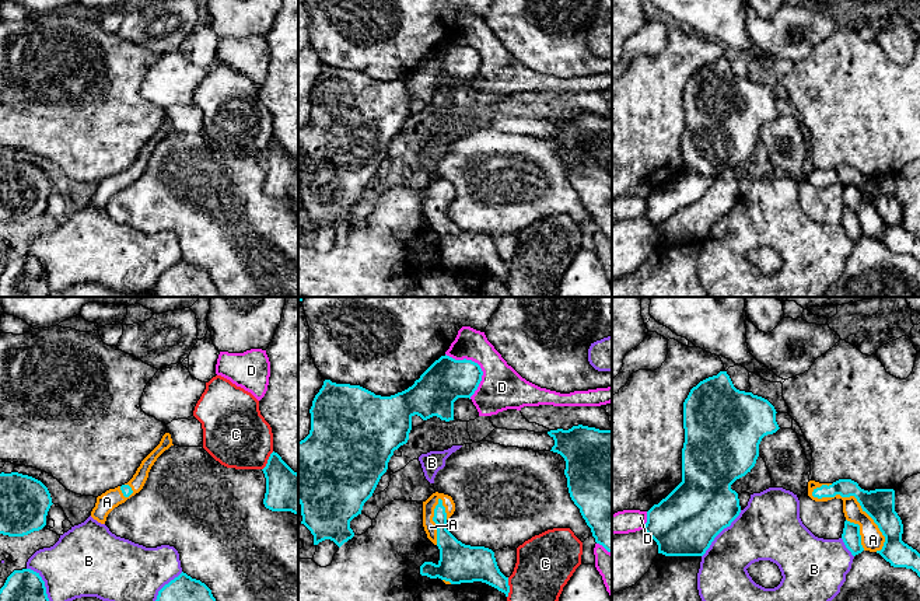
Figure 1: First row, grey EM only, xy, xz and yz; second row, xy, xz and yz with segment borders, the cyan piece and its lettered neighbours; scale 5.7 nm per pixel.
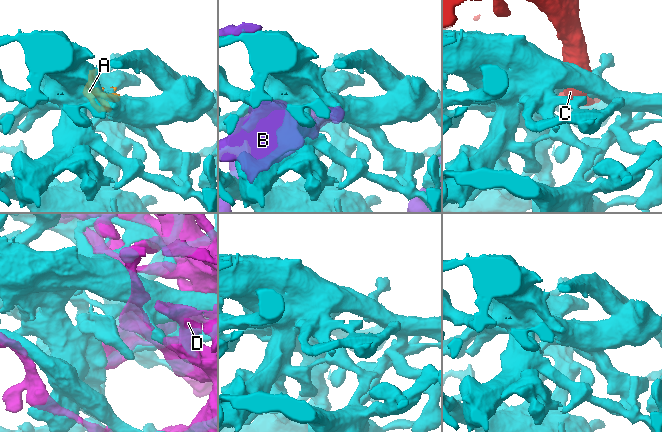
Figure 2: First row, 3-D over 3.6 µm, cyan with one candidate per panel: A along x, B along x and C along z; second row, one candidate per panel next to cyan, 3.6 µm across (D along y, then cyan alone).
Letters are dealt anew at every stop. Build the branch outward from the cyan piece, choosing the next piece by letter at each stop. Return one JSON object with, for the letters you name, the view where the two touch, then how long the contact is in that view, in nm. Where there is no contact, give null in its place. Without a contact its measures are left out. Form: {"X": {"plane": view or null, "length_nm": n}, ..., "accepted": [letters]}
{"A": {"plane": "yz", "length_nm": 550}, "accepted": ["A"]}

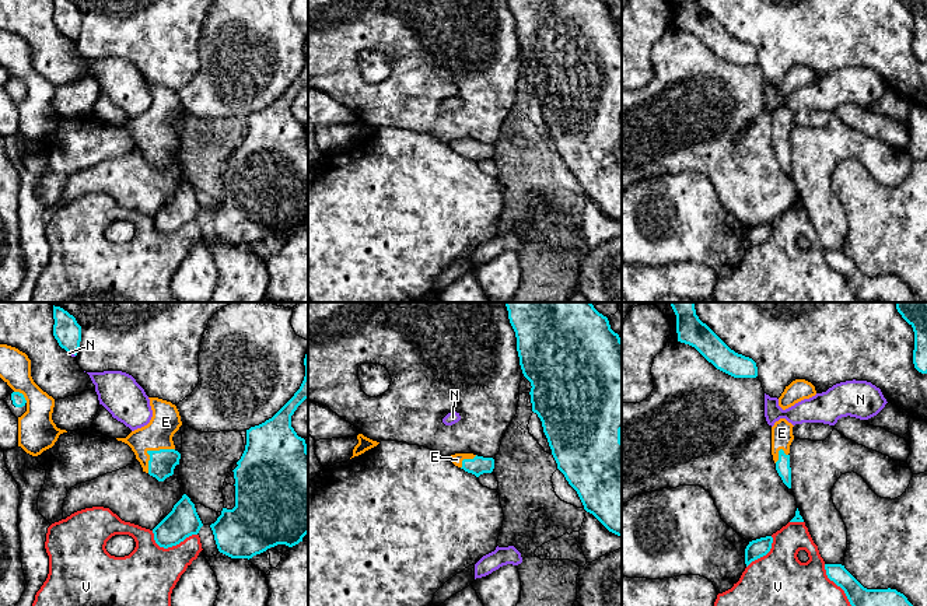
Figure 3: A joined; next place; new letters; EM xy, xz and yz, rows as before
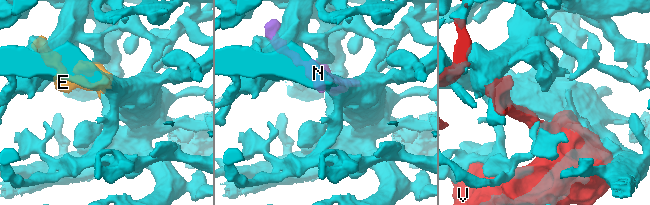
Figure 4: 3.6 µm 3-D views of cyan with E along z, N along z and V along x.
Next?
{"E": {"plane": "xy", "length_nm": 220}, "N": {"plane": "xy", "length_nm": 50}, "accepted": ["E", "N"]}

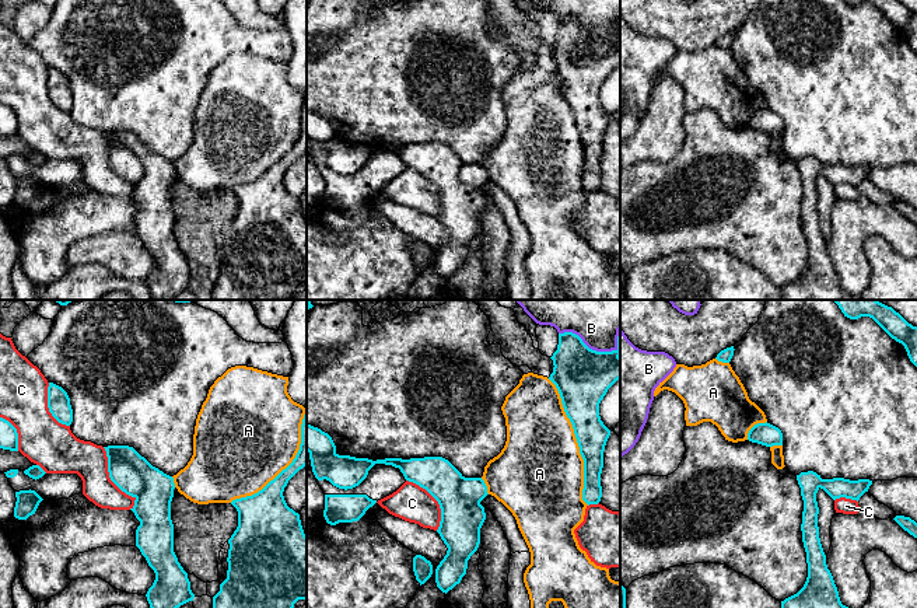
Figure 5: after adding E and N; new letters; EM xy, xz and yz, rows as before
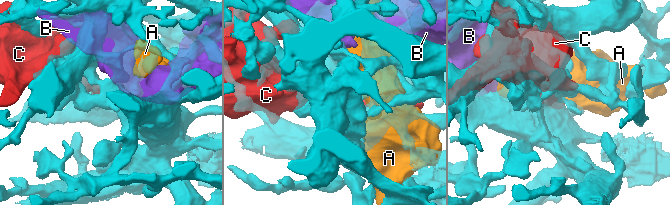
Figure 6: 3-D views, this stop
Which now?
{"accepted": []}

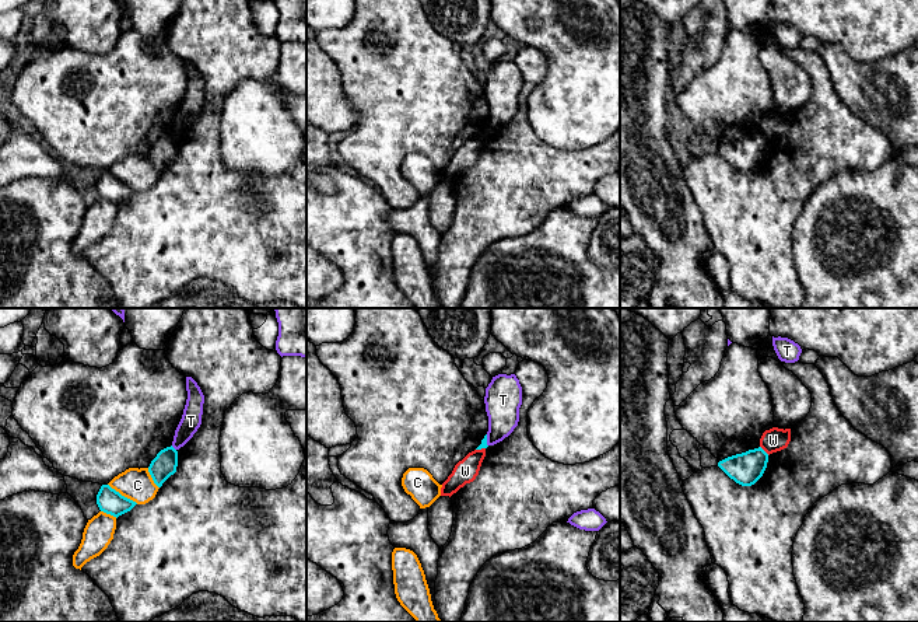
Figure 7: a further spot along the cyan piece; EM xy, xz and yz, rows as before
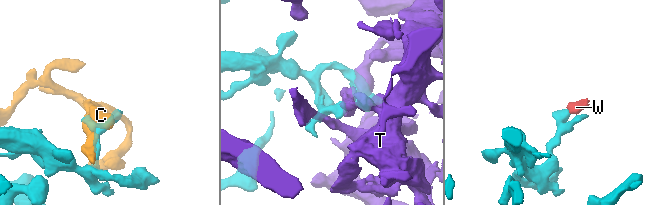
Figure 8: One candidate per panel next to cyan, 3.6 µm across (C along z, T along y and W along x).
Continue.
{"accepted": []}

